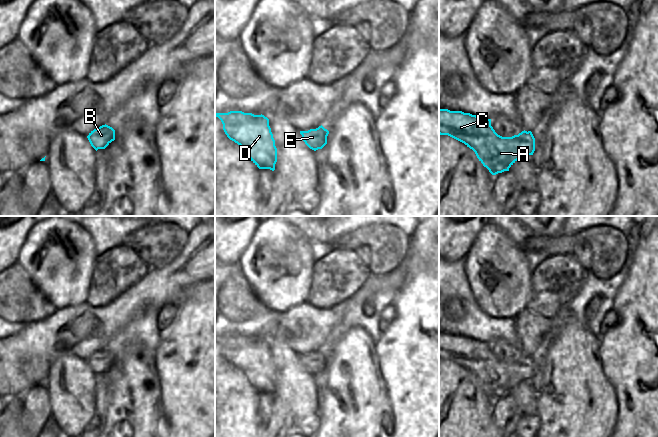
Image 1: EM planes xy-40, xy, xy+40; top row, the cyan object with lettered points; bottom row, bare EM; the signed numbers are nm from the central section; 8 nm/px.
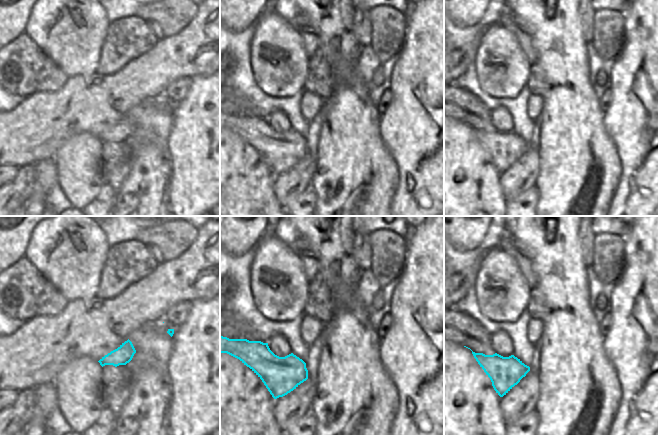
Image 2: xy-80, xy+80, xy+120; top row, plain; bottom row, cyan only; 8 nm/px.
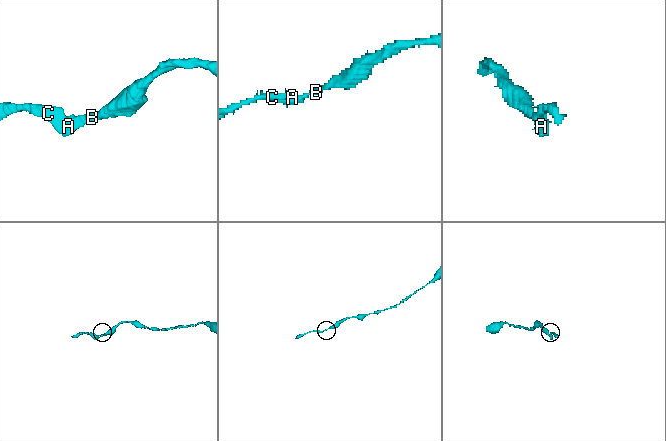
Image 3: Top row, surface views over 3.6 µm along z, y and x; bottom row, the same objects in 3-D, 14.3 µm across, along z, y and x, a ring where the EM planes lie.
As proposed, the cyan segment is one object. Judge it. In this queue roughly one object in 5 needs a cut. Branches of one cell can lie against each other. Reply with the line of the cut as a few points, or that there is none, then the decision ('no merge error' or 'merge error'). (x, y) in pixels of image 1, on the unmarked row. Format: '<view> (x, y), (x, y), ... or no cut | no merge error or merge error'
no cut | no merge error

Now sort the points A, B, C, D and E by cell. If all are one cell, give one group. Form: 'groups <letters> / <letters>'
groups A B C D E

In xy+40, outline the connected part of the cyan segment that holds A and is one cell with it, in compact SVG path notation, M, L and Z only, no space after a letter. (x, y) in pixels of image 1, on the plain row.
M439 333L439 358L448 359L472 373L492 399L509 395L518 383L535 375L531 355L502 361L491 350L491 343L462 335Z

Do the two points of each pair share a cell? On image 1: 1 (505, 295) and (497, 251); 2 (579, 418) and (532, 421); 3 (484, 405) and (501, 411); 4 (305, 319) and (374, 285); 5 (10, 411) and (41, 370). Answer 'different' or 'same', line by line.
1: same
2: different
3: different
4: same
5: different

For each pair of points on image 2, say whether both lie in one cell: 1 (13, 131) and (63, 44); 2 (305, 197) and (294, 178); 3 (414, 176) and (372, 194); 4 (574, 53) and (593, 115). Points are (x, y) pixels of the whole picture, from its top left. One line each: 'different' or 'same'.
1: different
2: different
3: different
4: same

